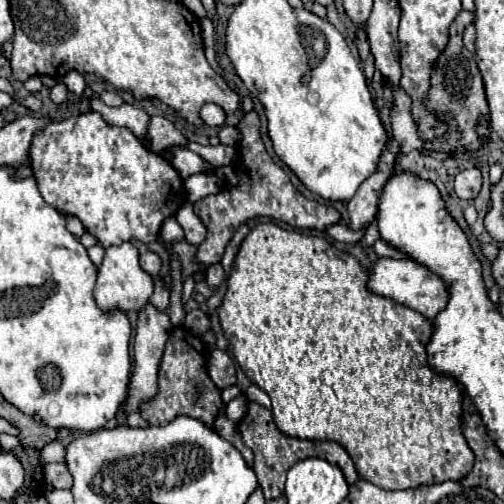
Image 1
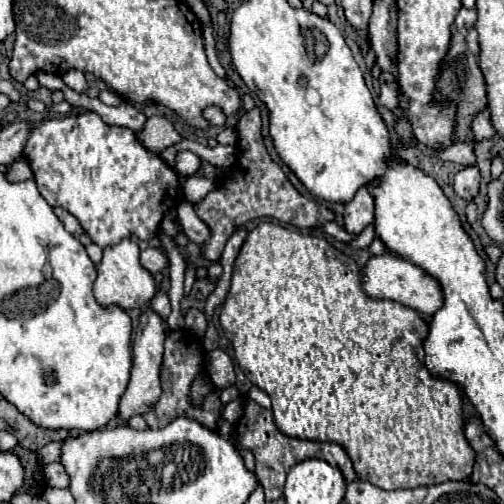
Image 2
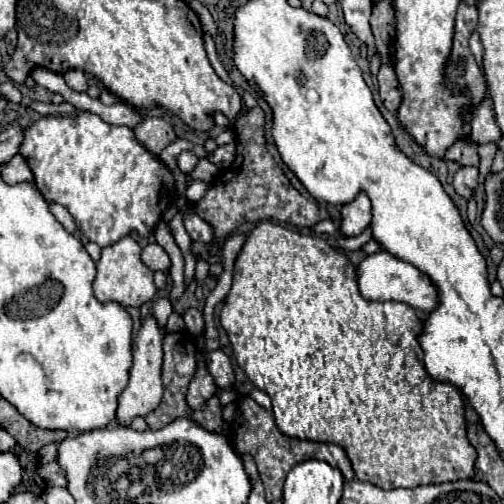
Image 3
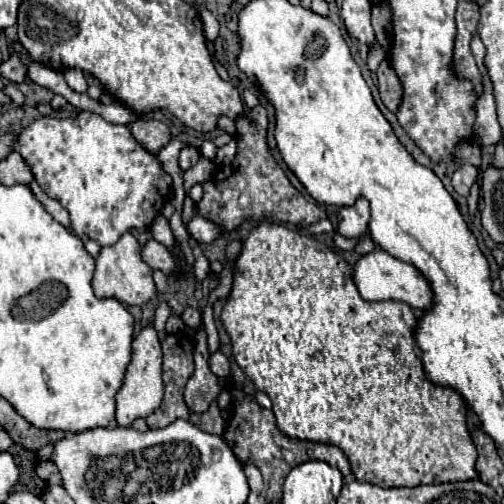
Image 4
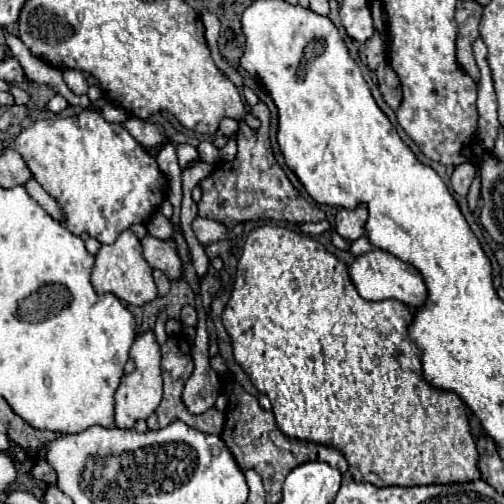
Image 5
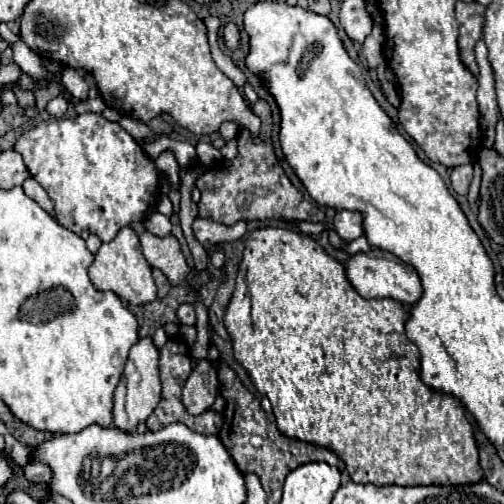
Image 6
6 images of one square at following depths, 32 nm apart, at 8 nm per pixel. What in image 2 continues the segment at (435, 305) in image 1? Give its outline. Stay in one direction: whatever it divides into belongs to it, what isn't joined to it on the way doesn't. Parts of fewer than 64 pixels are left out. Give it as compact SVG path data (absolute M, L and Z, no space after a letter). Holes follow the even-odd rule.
M392 254L374 256L368 260L368 264L364 266L362 272L364 272L364 292L372 298L400 302L428 318L432 318L434 312L444 306L444 292L440 288L440 282L434 276L428 276L428 272L424 272L420 266L416 266L404 258L398 258Z

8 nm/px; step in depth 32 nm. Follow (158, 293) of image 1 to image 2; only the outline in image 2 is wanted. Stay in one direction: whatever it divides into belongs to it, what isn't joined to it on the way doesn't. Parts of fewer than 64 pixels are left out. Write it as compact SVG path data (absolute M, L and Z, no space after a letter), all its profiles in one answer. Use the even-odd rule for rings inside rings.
M158 288L156 290L156 296L150 300L150 306L160 314L160 316L168 316L170 314L170 300L168 300L168 294L162 290L162 288Z

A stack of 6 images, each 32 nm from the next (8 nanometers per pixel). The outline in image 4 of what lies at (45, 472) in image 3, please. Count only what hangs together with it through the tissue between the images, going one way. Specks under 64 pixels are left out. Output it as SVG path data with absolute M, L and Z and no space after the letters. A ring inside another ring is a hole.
M40 462L36 468L36 474L46 480L48 484L58 484L60 486L60 472L56 472L56 464L52 462Z

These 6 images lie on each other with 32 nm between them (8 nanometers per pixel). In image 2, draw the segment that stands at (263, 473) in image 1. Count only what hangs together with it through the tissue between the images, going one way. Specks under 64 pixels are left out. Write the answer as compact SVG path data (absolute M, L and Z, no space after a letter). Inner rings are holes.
M244 400L244 414L242 418L236 422L236 434L240 438L240 444L248 450L252 450L254 458L256 458L256 478L258 478L258 484L264 488L264 494L266 494L266 500L276 500L282 496L284 488L284 480L286 480L286 474L288 470L298 464L300 460L308 460L308 458L320 458L322 456L338 466L346 478L346 482L354 482L356 480L356 472L352 468L352 460L348 458L348 454L344 452L344 448L336 442L312 442L312 440L298 440L298 438L290 438L286 434L282 434L276 424L274 424L274 416L272 416L272 410L266 410L262 406L258 406L256 402L252 400Z

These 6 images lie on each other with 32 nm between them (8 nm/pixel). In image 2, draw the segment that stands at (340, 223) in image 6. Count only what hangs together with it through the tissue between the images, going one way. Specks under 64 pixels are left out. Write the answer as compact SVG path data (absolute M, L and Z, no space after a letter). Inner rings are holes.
M374 178L370 184L362 186L356 196L346 204L344 210L344 228L348 232L362 232L368 224L374 222L374 196L370 194L370 186L380 184L378 178Z

